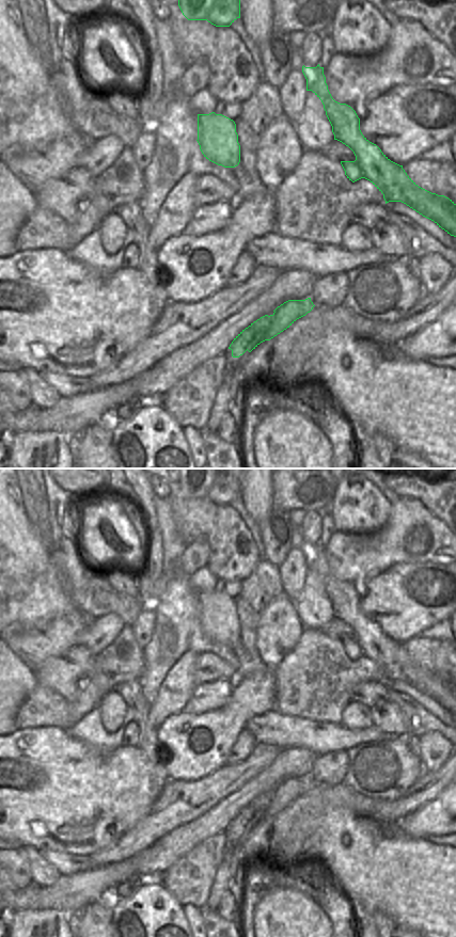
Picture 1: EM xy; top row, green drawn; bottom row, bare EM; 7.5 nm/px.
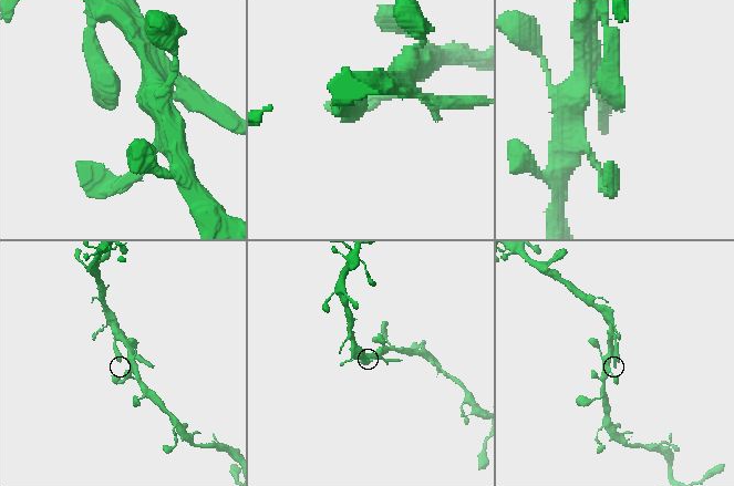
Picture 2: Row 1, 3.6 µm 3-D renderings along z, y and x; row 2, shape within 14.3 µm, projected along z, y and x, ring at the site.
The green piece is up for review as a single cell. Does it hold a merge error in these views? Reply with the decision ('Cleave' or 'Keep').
Keep

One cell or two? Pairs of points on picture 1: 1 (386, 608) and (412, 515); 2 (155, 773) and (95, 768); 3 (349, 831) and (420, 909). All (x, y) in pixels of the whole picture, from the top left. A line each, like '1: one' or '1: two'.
1: two
2: two
3: one

